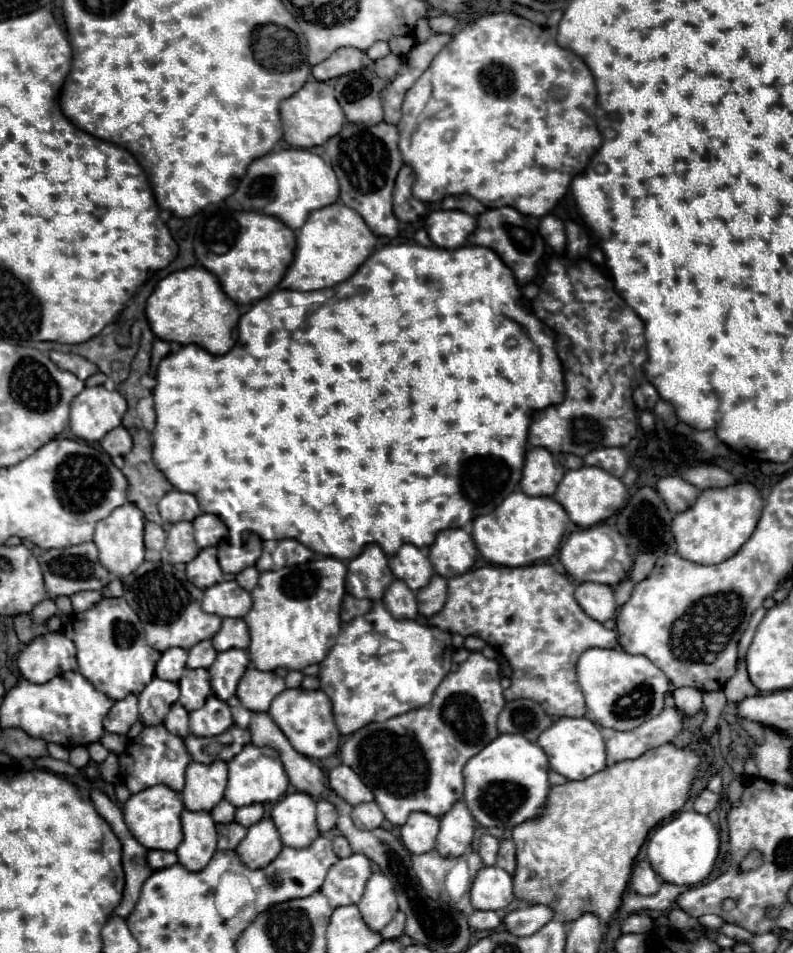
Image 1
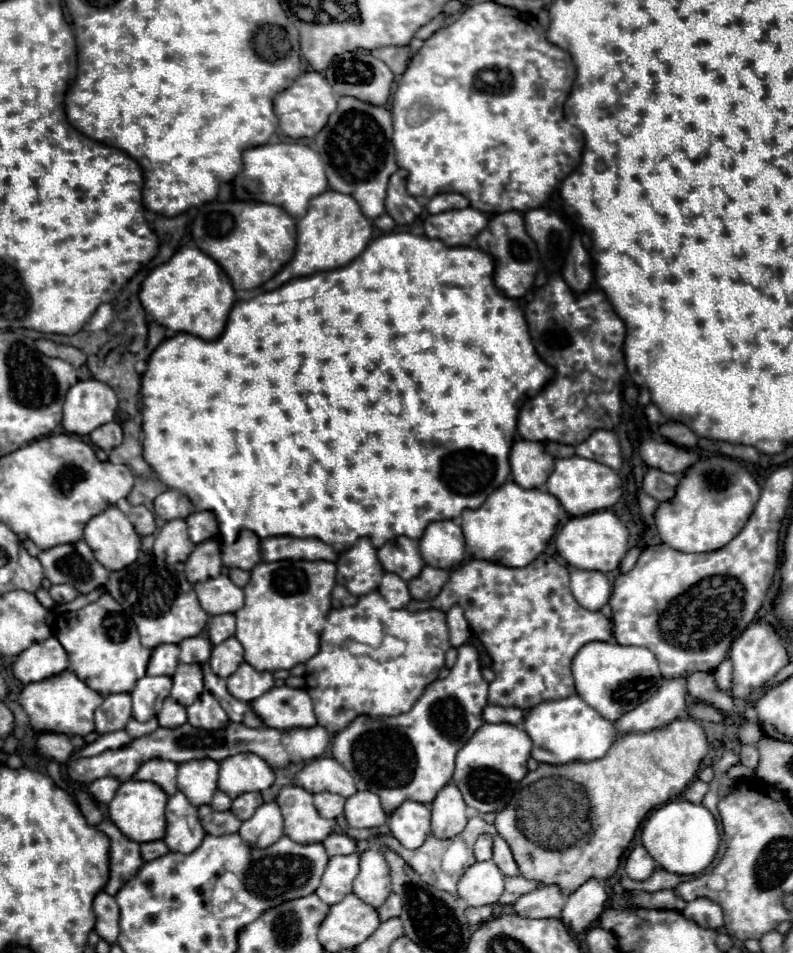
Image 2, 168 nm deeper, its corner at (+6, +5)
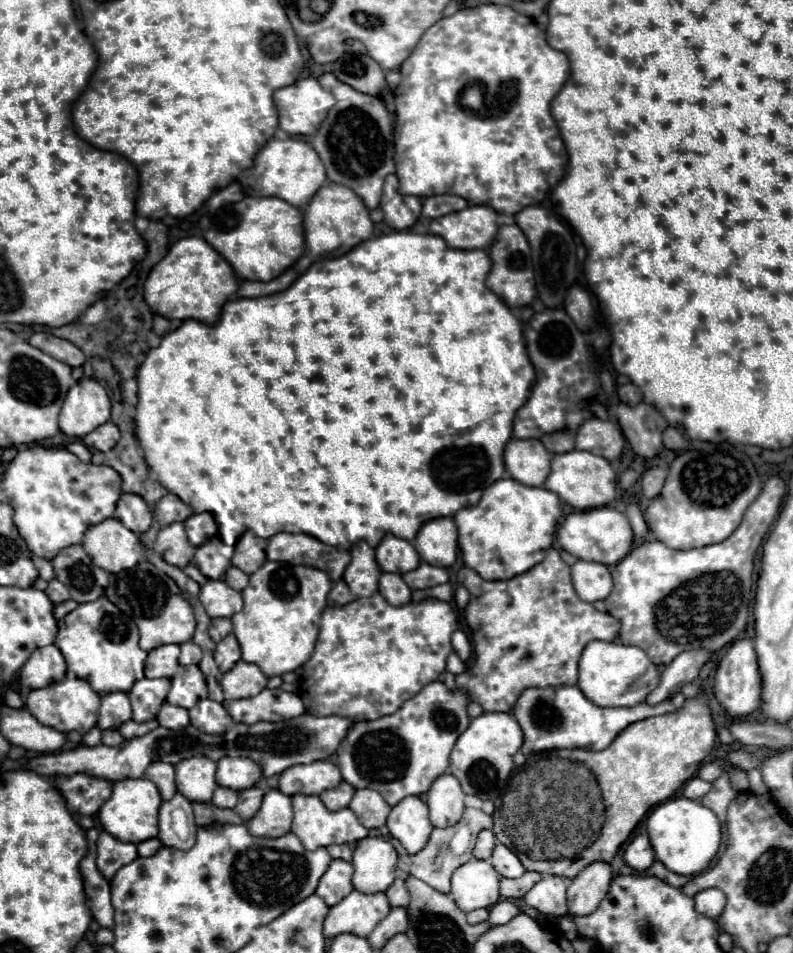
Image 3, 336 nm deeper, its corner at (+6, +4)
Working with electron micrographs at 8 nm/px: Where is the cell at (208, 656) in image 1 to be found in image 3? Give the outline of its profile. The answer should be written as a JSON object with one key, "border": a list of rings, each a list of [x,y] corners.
{"border":[[[186,641],[180,645],[182,649],[182,655],[180,655],[180,665],[192,665],[192,663],[200,663],[202,659],[202,651],[196,643],[192,641]]]}

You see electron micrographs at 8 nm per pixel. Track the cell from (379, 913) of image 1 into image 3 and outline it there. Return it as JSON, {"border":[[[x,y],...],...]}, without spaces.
{"border":[[[366,837],[354,849],[352,885],[360,893],[382,893],[396,879],[396,849],[382,837]]]}

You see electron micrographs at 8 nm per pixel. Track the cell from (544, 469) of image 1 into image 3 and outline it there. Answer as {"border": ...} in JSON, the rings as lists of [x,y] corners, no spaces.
{"border":[[[510,439],[504,449],[504,463],[510,477],[522,485],[544,485],[550,473],[552,453],[538,439]]]}

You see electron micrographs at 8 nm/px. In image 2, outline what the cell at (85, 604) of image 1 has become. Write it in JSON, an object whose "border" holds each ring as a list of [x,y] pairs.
{"border":[[[54,584],[54,586],[50,586],[48,594],[54,598],[54,602],[56,602],[56,604],[72,602],[72,600],[78,596],[76,588],[72,588],[72,586],[68,586],[68,584]]]}

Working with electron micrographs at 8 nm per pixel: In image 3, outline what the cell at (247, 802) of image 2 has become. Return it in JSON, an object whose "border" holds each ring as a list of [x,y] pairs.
{"border":[[[250,787],[250,789],[244,789],[238,793],[238,805],[234,807],[234,811],[244,819],[252,819],[256,815],[256,811],[260,809],[262,805],[262,797],[264,797],[264,791],[258,789],[258,787]]]}

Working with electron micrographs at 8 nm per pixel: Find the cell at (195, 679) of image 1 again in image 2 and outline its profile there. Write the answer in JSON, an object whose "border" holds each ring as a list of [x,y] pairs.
{"border":[[[178,664],[172,680],[174,680],[174,686],[172,686],[170,696],[176,702],[180,702],[182,706],[194,704],[204,690],[202,666],[200,664]]]}

